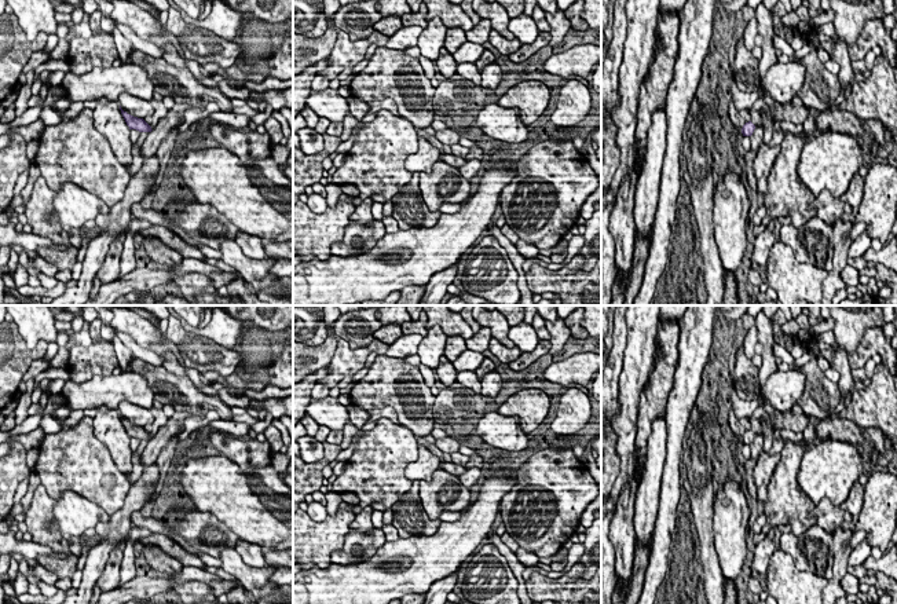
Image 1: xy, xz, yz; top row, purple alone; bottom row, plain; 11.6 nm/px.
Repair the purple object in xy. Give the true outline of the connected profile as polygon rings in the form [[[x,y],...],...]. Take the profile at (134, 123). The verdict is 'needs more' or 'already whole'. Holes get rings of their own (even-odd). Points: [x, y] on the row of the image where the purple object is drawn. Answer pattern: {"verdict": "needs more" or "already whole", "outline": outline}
{"verdict": "already whole", "outline": [[[120,106],[120,110],[129,129],[136,129],[139,132],[153,131],[151,127],[143,118],[138,118],[138,117],[128,114],[127,111],[121,109],[121,106]]]}

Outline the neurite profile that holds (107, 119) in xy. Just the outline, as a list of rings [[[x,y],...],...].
[[[98,102],[94,109],[94,127],[109,142],[117,161],[124,166],[132,165],[131,129],[121,114],[118,102],[107,105]]]

